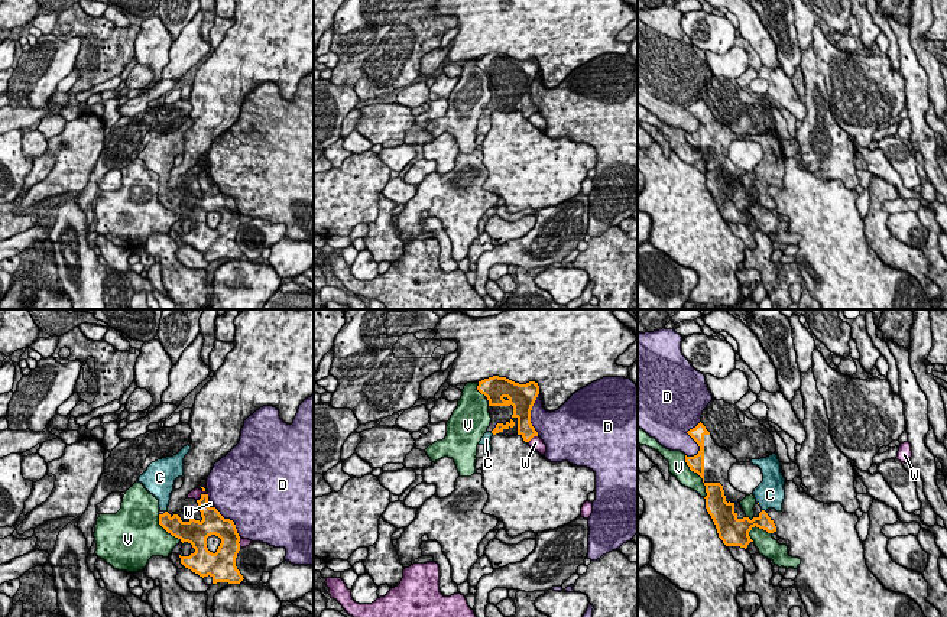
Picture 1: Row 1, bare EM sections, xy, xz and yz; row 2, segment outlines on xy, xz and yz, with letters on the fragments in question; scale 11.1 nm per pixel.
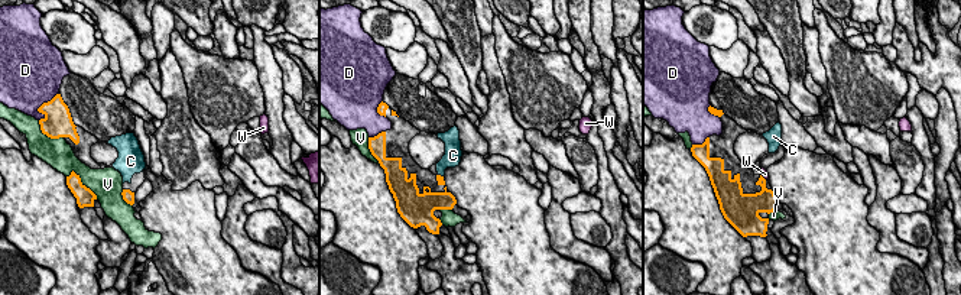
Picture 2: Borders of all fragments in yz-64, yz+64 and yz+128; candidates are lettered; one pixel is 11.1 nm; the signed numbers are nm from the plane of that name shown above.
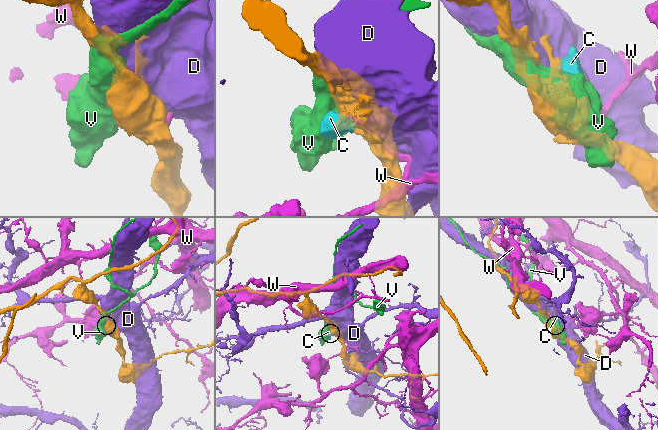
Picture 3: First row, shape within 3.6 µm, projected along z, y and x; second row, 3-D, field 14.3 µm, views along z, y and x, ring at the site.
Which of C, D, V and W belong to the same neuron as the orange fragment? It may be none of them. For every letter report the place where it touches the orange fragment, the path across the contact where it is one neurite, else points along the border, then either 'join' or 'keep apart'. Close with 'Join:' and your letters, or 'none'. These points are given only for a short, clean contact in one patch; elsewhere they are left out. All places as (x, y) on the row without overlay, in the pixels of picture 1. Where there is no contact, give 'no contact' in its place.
C: contact yz (764, 187); way yz (764, 198), (764, 187), (769, 171); join
D: contact yz (694, 116); keep apart
V: contact yz (699, 150); keep apart
W: contact xy (203, 171); keep apart
Join: C

